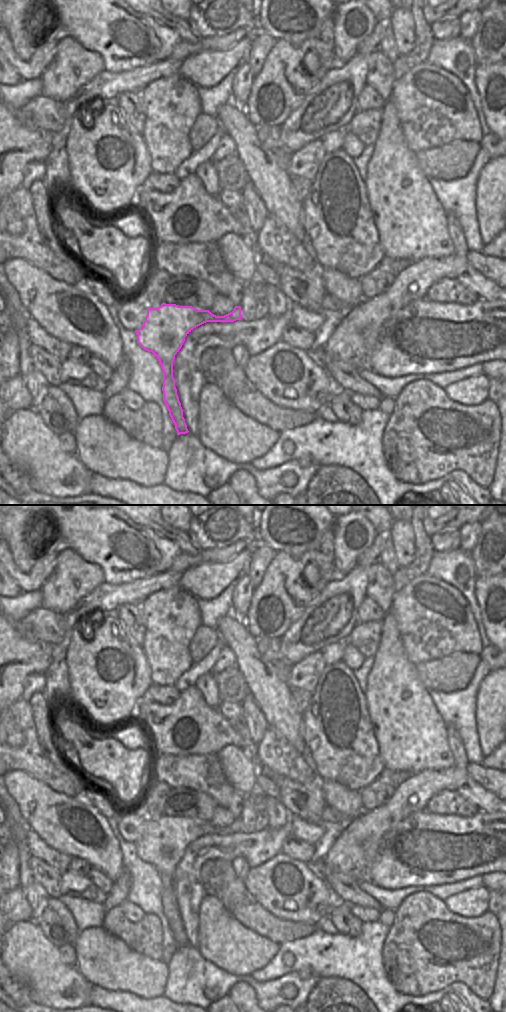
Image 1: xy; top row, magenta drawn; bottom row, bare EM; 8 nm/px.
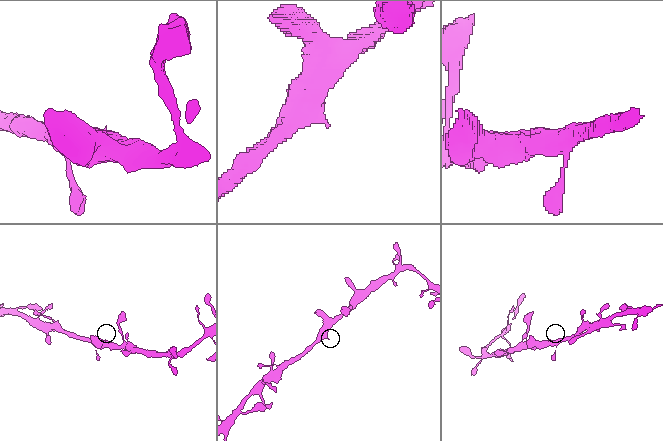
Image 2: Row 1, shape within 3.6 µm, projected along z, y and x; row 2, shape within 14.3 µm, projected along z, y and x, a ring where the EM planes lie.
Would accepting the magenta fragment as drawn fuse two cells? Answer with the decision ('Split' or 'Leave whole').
Leave whole

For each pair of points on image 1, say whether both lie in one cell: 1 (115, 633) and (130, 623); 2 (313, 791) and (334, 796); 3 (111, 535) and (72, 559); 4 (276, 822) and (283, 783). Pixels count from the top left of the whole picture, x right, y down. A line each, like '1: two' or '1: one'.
1: two
2: two
3: two
4: two

